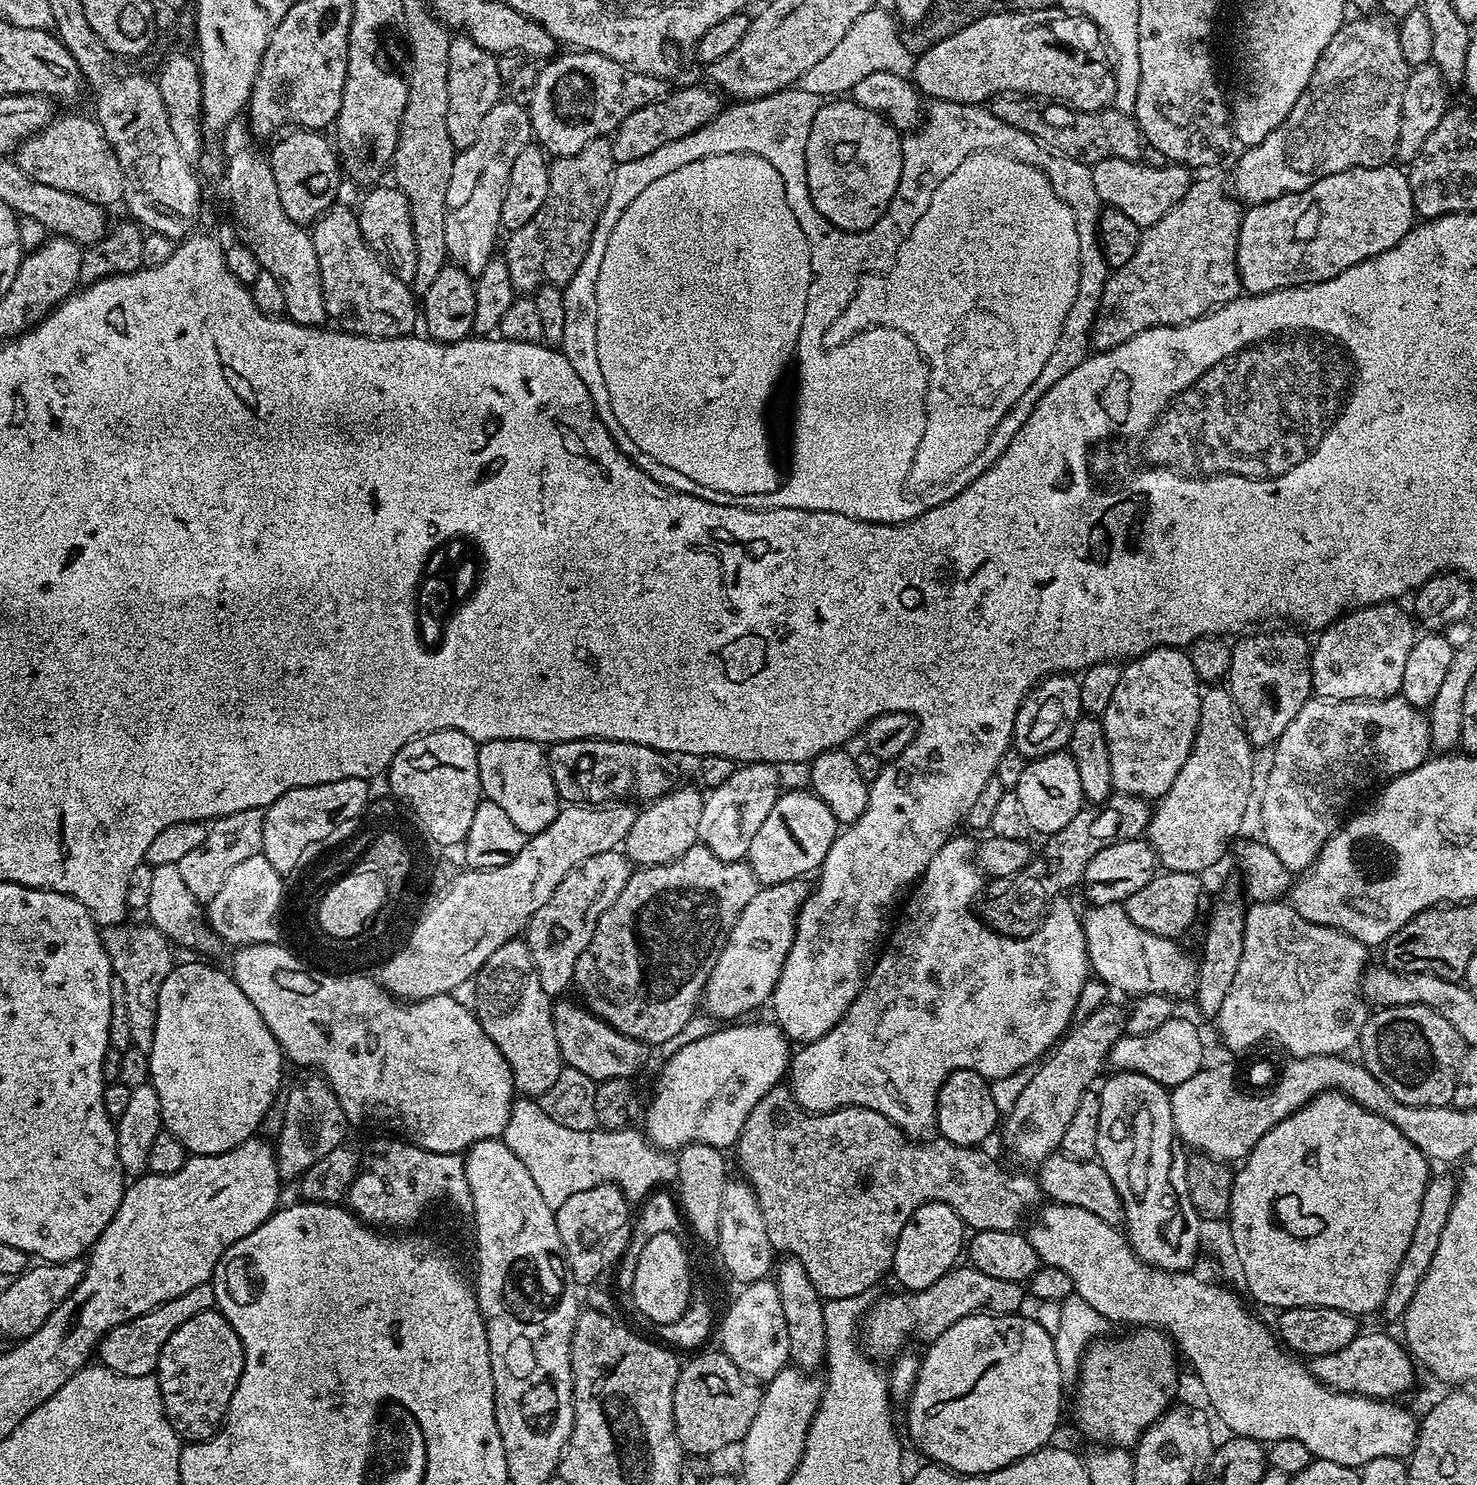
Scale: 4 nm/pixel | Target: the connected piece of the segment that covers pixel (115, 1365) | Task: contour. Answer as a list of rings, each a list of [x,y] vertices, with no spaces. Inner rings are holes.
[[[211,1283],[194,1286],[194,1290],[186,1290],[186,1294],[178,1294],[178,1298],[151,1308],[146,1314],[130,1322],[122,1322],[122,1326],[114,1326],[114,1330],[110,1330],[98,1345],[99,1363],[120,1376],[151,1376],[158,1366],[162,1346],[166,1346],[166,1338],[170,1338],[182,1322],[194,1318],[194,1314],[202,1314],[211,1308],[216,1308],[216,1295]]]

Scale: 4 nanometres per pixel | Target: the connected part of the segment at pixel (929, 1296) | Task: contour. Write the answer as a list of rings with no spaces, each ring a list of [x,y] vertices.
[[[971,1266],[953,1268],[938,1278],[934,1286],[921,1292],[904,1290],[899,1294],[901,1296],[884,1296],[877,1304],[875,1301],[862,1321],[862,1344],[873,1358],[895,1357],[907,1345],[904,1343],[911,1332],[923,1342],[931,1342],[938,1339],[947,1328],[954,1326],[954,1322],[967,1316],[984,1311],[991,1315],[1015,1315],[1023,1309],[1024,1294],[1026,1298],[1023,1285],[982,1274],[982,1270]]]

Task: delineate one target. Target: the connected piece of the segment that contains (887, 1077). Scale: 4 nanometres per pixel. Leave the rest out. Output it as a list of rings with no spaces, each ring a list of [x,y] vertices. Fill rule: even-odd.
[[[953,834],[944,843],[942,850],[938,850],[938,854],[934,854],[934,858],[930,858],[930,866],[926,866],[918,883],[911,889],[910,895],[907,897],[908,905],[906,905],[906,900],[903,905],[904,913],[902,913],[902,908],[882,951],[877,955],[868,973],[864,989],[861,990],[858,999],[848,1007],[844,1017],[829,1032],[822,1034],[822,1038],[795,1049],[786,1073],[786,1084],[792,1089],[796,1105],[803,1108],[805,1112],[823,1114],[838,1112],[846,1108],[869,1108],[885,1116],[892,1124],[897,1124],[905,1136],[924,1138],[931,1133],[928,1131],[933,1131],[936,1128],[936,1099],[940,1093],[942,1082],[946,1082],[950,1074],[954,1074],[958,1070],[974,1070],[985,1080],[993,1082],[1004,1076],[1023,1072],[1029,1067],[1027,1064],[1035,1065],[1069,1031],[1070,1025],[1073,1023],[1072,1015],[1076,1016],[1078,1012],[1079,996],[1082,994],[1083,984],[1090,979],[1090,965],[1081,913],[1079,911],[1076,913],[1075,906],[1067,900],[1069,897],[1061,894],[1054,897],[1052,903],[1049,904],[1048,914],[1045,916],[1042,926],[1038,926],[1038,930],[1026,938],[1017,940],[1015,936],[1002,936],[993,928],[989,928],[977,913],[976,916],[972,913],[972,903],[975,900],[977,903],[986,884],[985,877],[977,868],[974,859],[976,844],[970,837],[960,835]]]

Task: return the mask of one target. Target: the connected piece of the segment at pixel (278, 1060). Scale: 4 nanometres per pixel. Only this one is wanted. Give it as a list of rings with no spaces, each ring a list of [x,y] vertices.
[[[177,963],[172,971],[164,977],[160,991],[155,993],[156,1000],[156,1025],[152,1028],[152,1050],[147,1053],[149,1062],[149,1077],[152,1089],[158,1094],[158,1106],[160,1107],[160,1123],[189,1154],[194,1156],[213,1156],[222,1154],[226,1150],[234,1150],[242,1142],[253,1139],[260,1128],[260,1123],[264,1120],[264,1115],[272,1108],[272,1103],[277,1100],[282,1092],[280,1079],[284,1076],[284,1064],[286,1057],[280,1050],[280,1043],[274,1038],[272,1031],[262,1022],[262,1014],[254,1010],[254,1002],[242,994],[242,990],[237,986],[235,980],[227,971],[220,968],[211,968],[208,964],[180,964]]]

